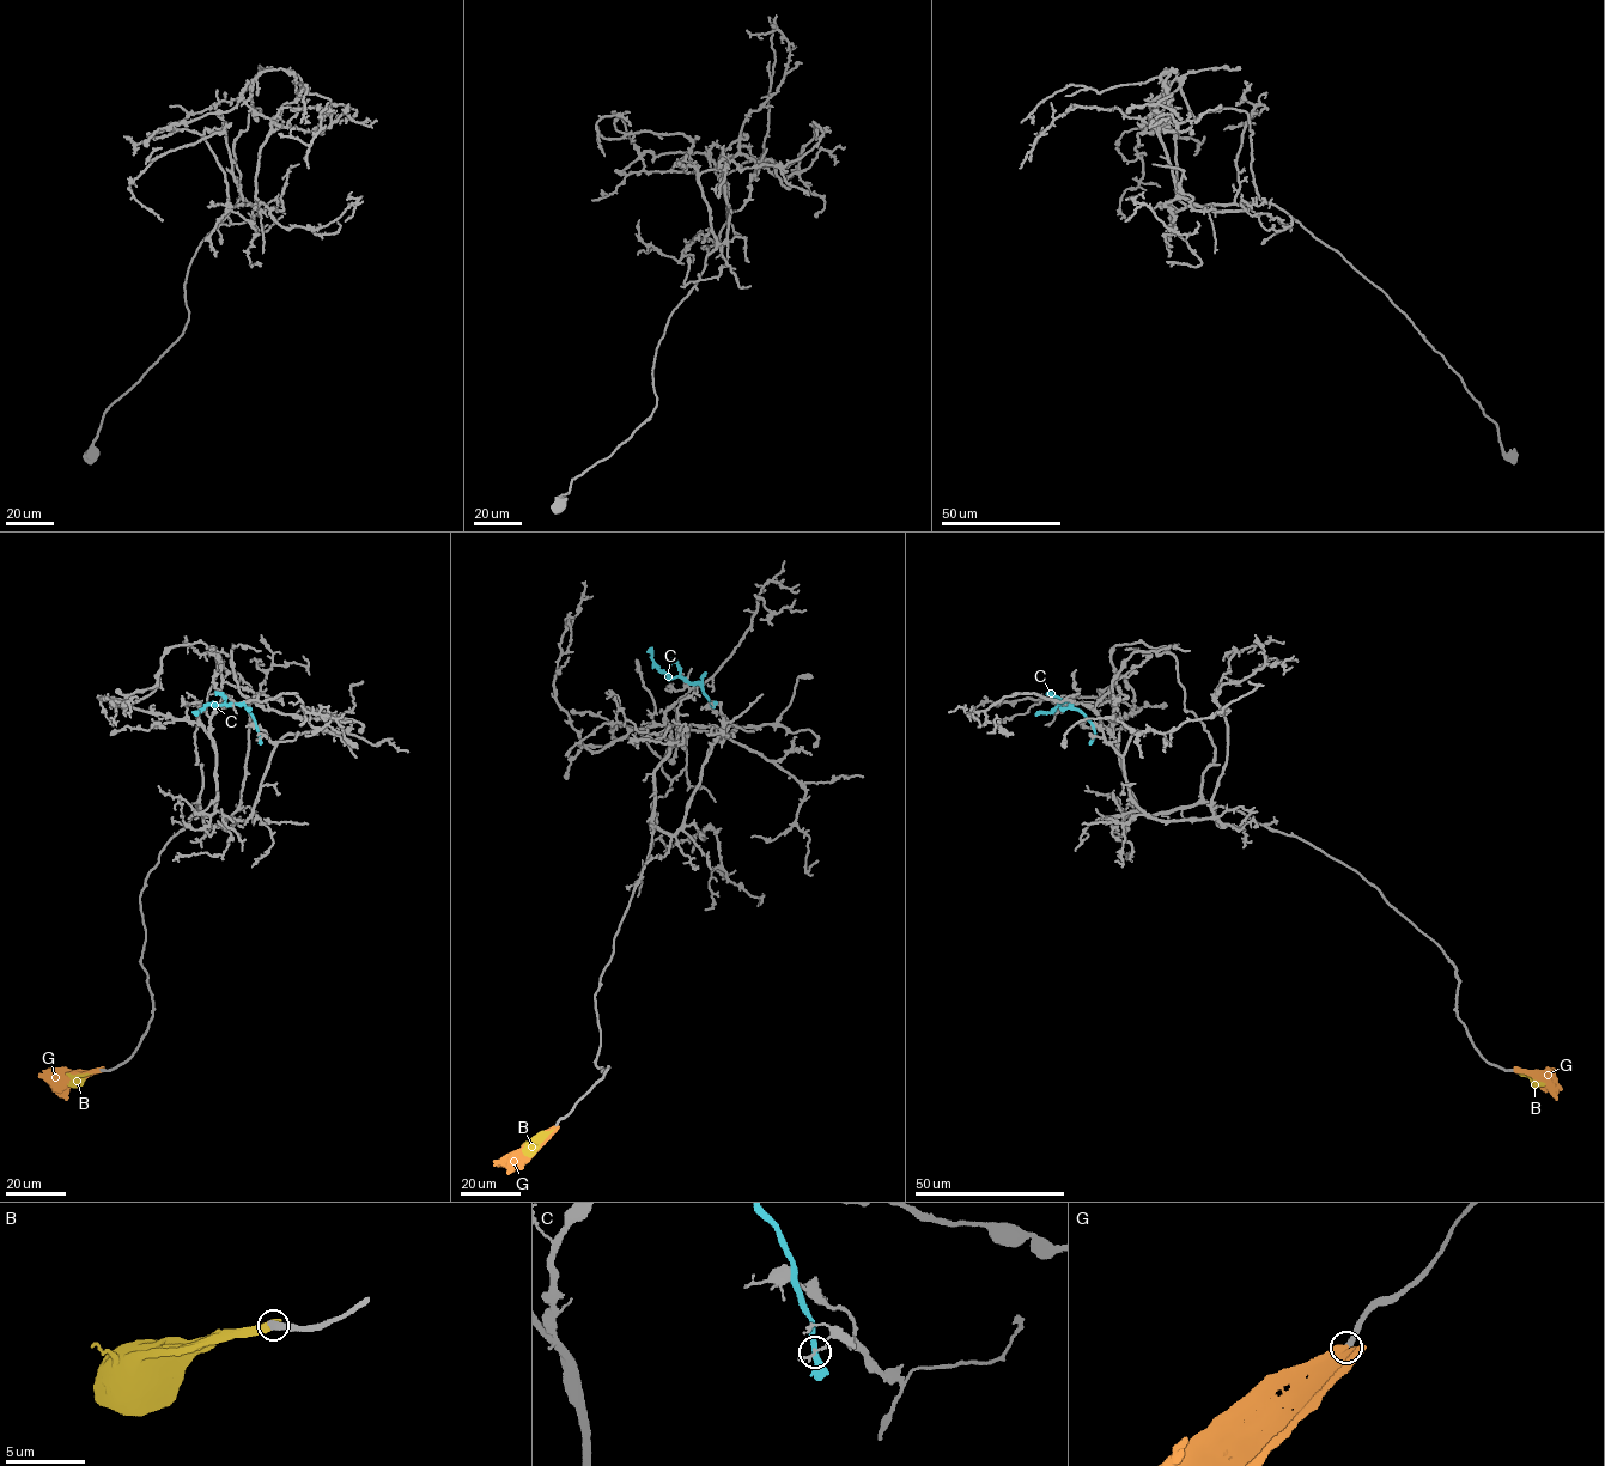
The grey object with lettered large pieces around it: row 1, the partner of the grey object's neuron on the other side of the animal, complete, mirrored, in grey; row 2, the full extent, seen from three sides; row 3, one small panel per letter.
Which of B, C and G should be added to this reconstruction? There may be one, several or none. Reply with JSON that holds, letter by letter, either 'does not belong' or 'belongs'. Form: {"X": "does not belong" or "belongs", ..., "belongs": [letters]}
{"B": "belongs", "C": "does not belong", "G": "does not belong", "belongs": ["B"]}

